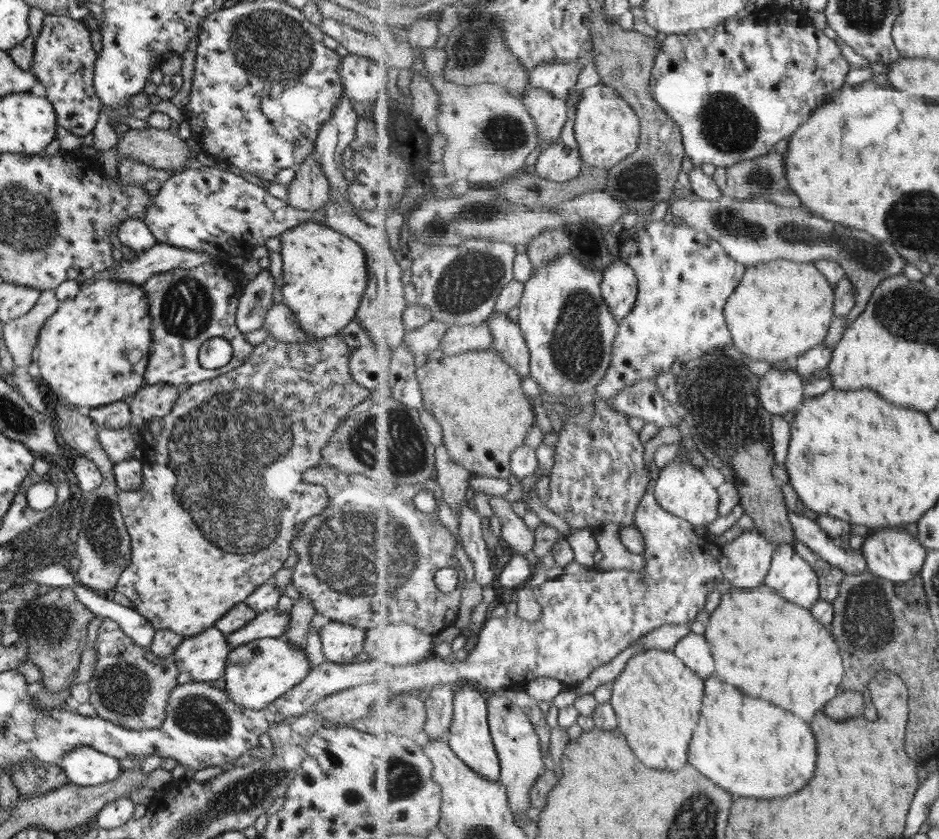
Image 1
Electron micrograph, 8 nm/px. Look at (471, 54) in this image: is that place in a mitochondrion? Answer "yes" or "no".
yes

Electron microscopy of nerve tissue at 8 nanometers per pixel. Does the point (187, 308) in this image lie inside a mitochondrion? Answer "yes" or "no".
yes

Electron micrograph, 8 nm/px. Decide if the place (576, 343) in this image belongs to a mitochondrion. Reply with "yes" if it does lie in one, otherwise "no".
yes

